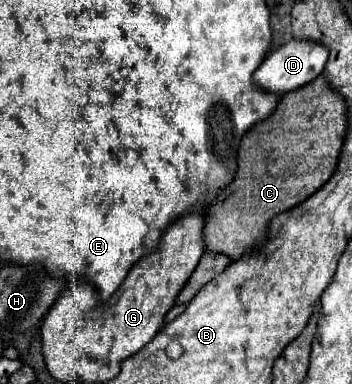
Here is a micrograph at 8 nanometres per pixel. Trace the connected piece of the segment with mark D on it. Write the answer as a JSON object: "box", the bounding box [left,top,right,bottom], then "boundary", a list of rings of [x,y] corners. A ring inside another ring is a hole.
{"box":[253,40,327,96],"boundary":[[[289,40],[287,44],[283,44],[281,48],[277,48],[275,52],[271,52],[263,64],[257,68],[257,72],[253,74],[253,84],[265,92],[283,96],[287,92],[293,92],[297,88],[303,88],[305,84],[313,82],[321,72],[323,66],[327,62],[327,48],[323,44],[317,46],[317,42],[301,42],[301,40]]]}

